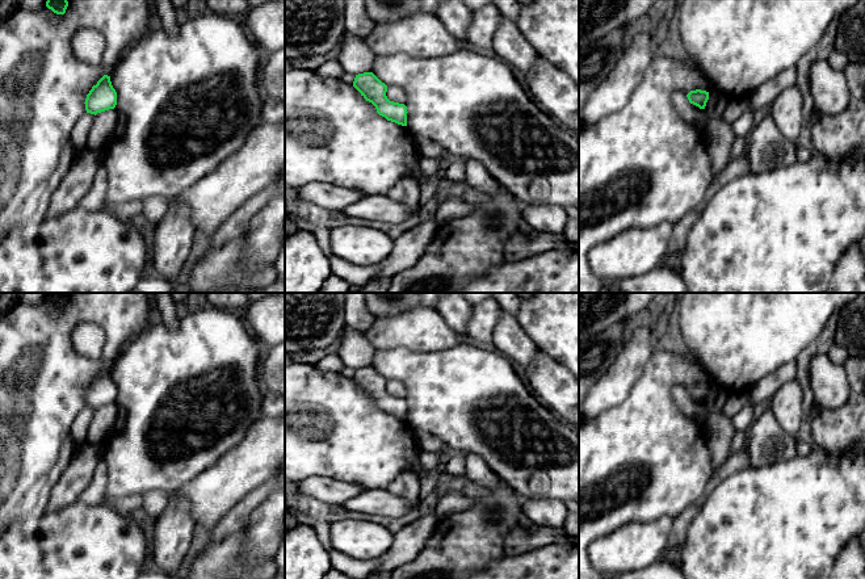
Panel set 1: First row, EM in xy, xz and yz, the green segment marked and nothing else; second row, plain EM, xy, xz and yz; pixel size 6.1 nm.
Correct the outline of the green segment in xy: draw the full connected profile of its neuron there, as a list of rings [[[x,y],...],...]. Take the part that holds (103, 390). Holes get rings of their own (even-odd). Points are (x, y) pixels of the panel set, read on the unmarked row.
[[[104,369],[96,379],[92,381],[85,393],[85,404],[97,408],[117,399],[117,386],[112,379],[110,370]]]

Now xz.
[[[373,366],[356,369],[353,381],[366,395],[375,400],[379,410],[385,411],[387,415],[407,420],[407,400],[404,398],[390,395],[386,390],[387,379]]]

